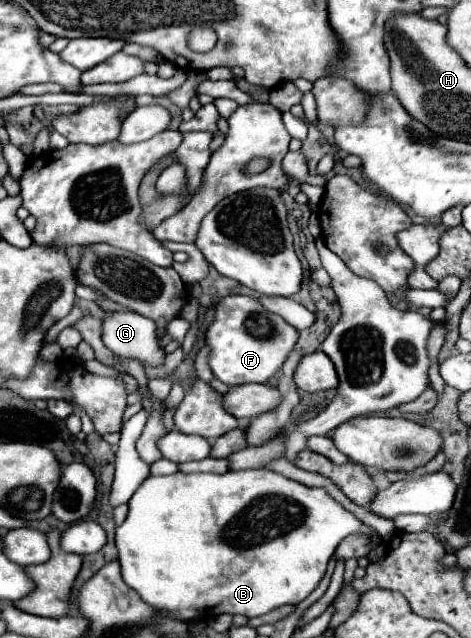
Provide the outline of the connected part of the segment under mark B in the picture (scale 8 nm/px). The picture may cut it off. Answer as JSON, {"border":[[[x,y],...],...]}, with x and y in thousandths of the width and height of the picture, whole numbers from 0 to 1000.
{"border":[[[520,735],[520,738],[482,738],[473,745],[439,745],[439,741],[423,741],[423,745],[397,745],[397,741],[367,741],[367,745],[350,745],[350,748],[329,748],[316,745],[299,763],[287,770],[287,776],[274,785],[274,807],[270,813],[248,826],[248,839],[244,839],[244,851],[253,861],[253,882],[257,882],[257,901],[261,911],[295,929],[295,936],[321,948],[325,955],[346,958],[355,967],[372,970],[372,973],[448,973],[461,964],[486,961],[486,964],[520,964],[520,967],[550,967],[563,964],[597,948],[631,948],[639,945],[648,936],[656,936],[656,929],[677,917],[677,911],[686,908],[690,895],[694,895],[694,882],[703,876],[703,870],[711,867],[711,861],[720,857],[720,851],[741,842],[741,839],[771,839],[783,848],[792,848],[792,842],[800,842],[800,832],[788,829],[783,823],[766,820],[745,801],[737,801],[728,792],[720,792],[690,766],[682,763],[652,763],[639,760],[622,751],[609,751],[584,738],[571,735]]]}

